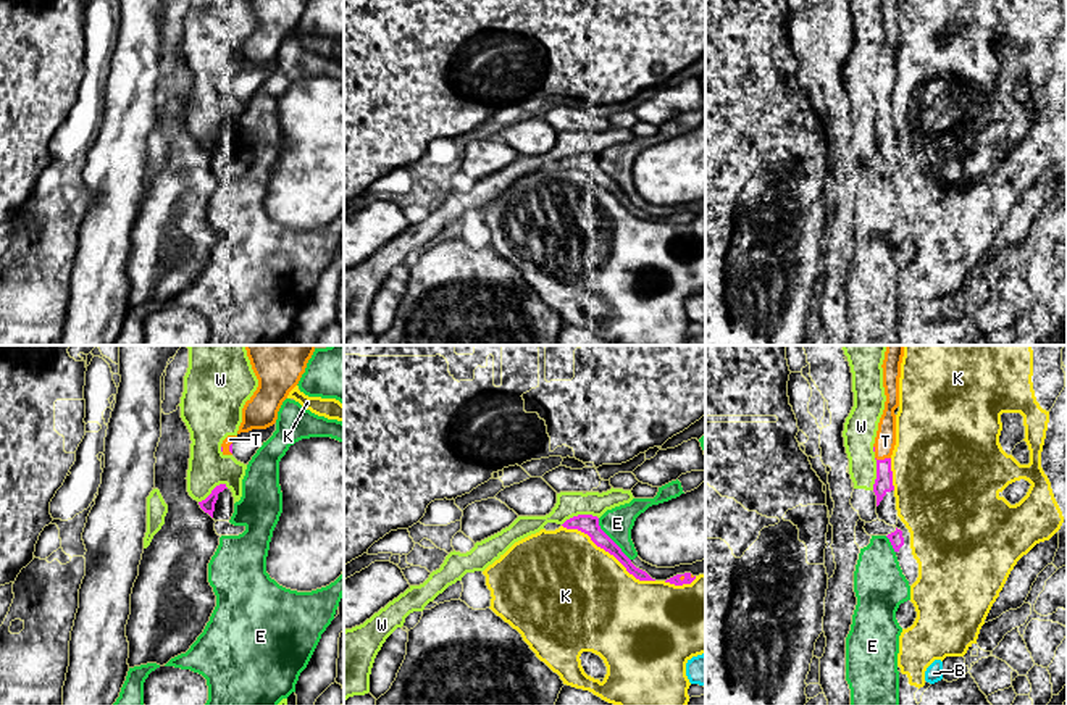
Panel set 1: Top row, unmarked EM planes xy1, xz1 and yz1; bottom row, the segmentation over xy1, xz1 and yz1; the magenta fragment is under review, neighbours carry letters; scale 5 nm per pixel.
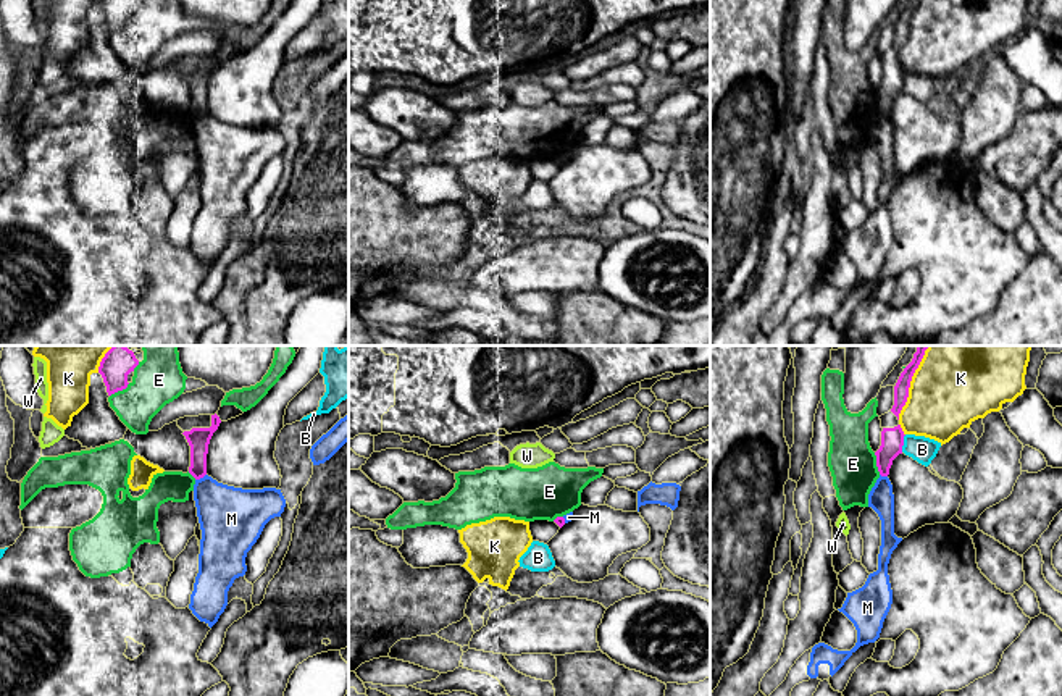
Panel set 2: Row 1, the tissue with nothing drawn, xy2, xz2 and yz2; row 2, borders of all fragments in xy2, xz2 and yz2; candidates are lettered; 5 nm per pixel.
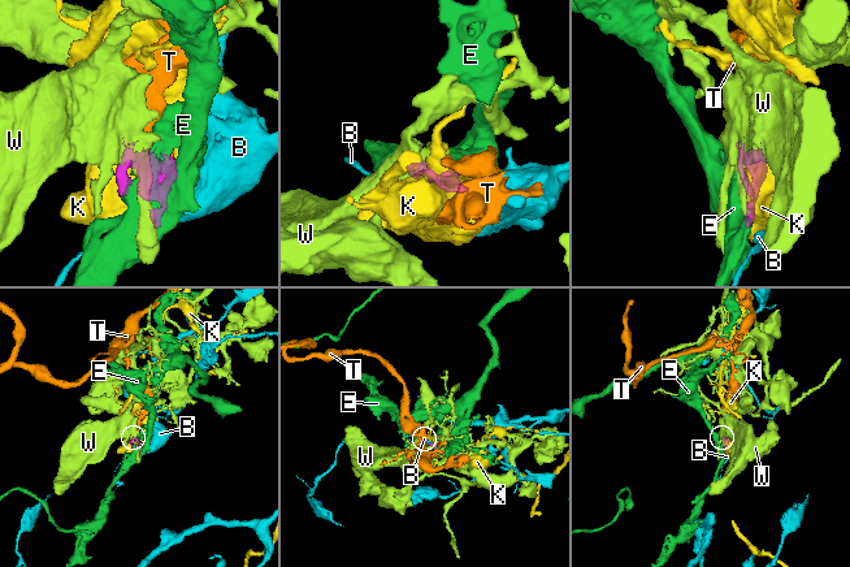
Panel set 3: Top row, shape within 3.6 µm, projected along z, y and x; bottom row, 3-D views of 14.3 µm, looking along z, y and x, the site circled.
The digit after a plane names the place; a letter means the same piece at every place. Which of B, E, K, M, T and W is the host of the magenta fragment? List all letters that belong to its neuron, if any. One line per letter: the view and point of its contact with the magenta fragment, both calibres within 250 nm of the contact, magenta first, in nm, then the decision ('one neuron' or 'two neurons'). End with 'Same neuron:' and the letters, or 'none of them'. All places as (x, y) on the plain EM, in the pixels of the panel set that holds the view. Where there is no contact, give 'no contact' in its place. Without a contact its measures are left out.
B: yz2 (903, 81) | 110/130 nm | two neurons
E: xz1 (610, 178) | 100/160 nm | two neurons
K: xz1 (609, 191) | 100/500 nm | two neurons
M: xy2 (200, 115) | 110/300 nm | two neurons
T: yz1 (885, 97) | 90/110 nm | one neuron
W: xz1 (580, 154) | 100/130 nm | two neurons
Same neuron: T

